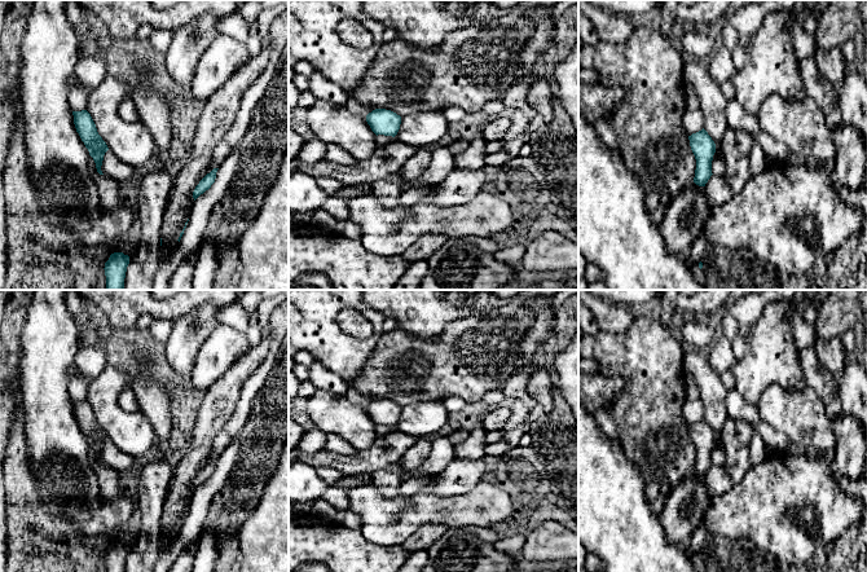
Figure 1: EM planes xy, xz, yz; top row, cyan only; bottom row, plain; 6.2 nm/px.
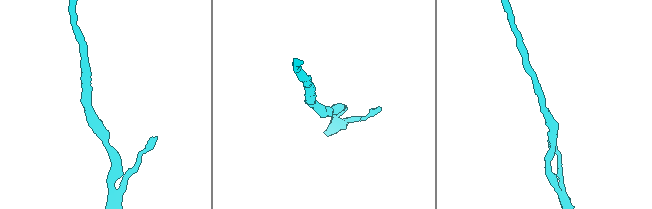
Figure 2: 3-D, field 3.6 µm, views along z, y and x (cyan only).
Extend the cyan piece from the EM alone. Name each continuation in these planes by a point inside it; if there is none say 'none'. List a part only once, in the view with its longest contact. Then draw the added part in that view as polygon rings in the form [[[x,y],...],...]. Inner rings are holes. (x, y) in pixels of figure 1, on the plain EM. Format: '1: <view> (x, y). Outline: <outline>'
none

